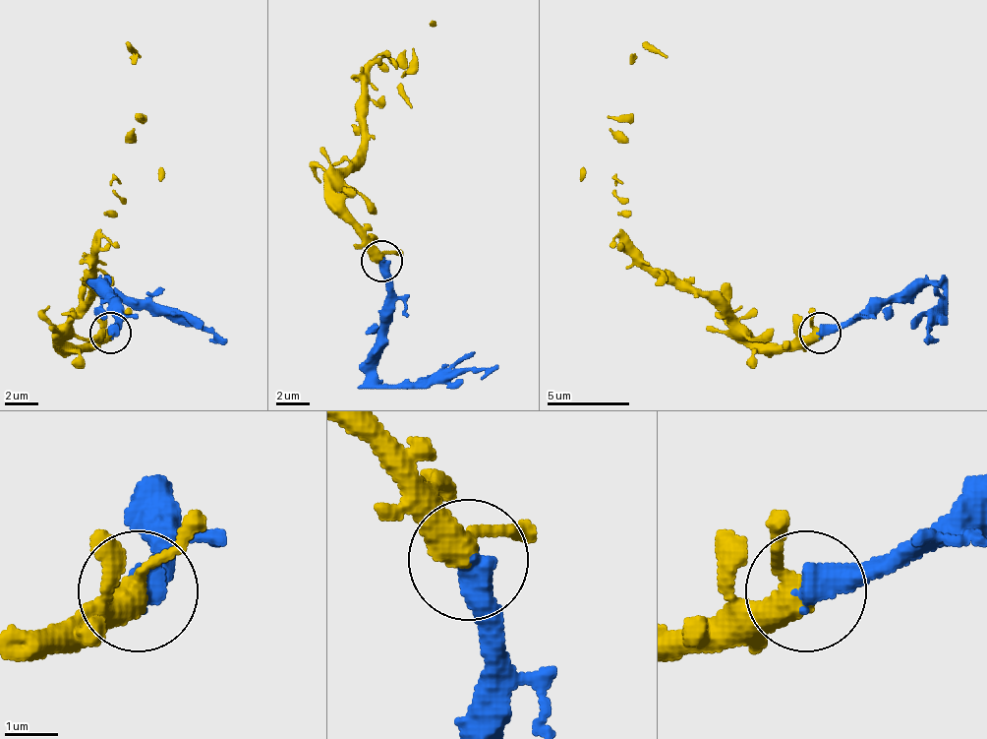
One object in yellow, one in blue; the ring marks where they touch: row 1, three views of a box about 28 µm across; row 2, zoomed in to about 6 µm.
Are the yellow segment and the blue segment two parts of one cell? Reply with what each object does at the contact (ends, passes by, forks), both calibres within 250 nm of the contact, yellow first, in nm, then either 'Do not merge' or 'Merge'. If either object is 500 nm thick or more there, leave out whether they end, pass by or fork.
Thickness 400 nm (yellow) against 550 nm. Merge

